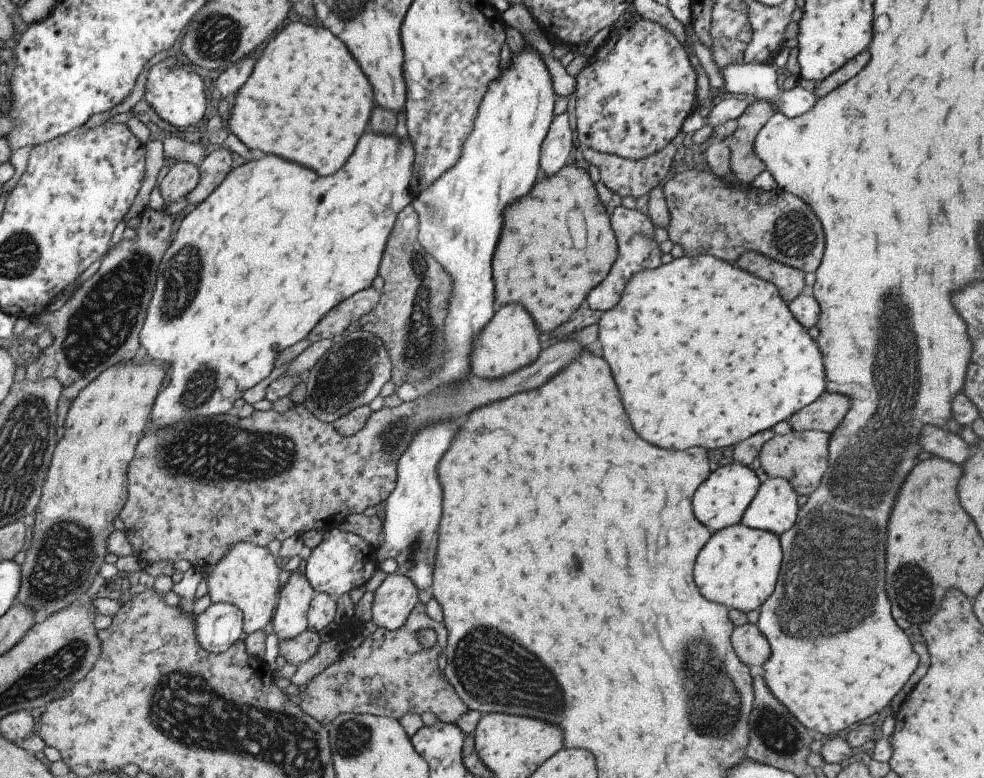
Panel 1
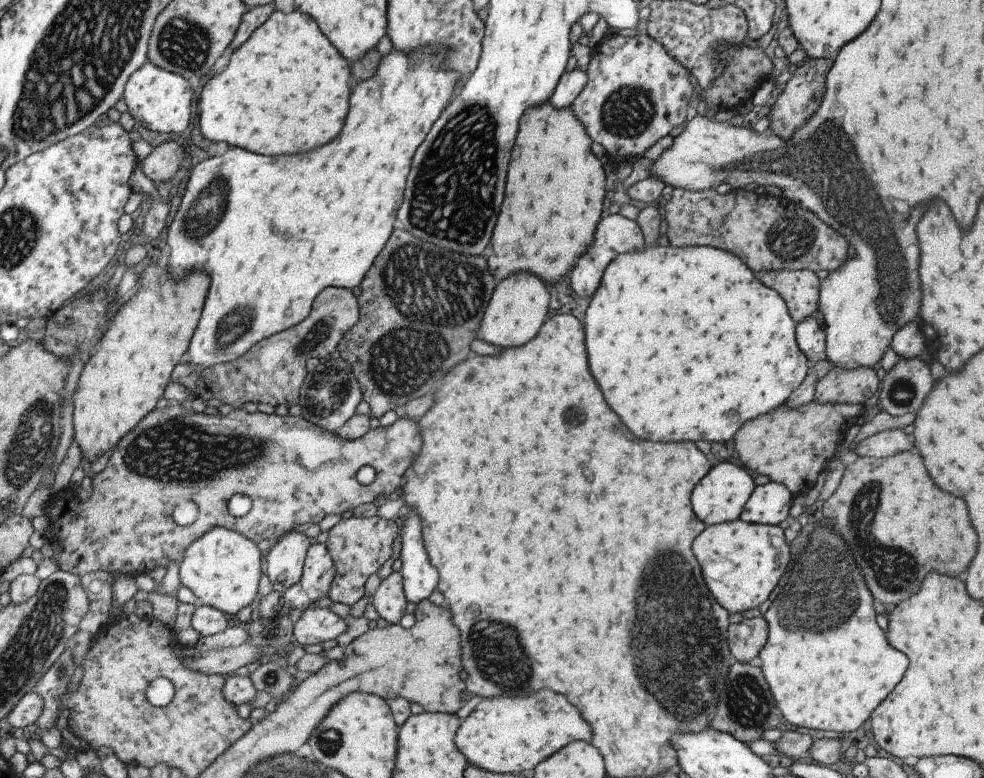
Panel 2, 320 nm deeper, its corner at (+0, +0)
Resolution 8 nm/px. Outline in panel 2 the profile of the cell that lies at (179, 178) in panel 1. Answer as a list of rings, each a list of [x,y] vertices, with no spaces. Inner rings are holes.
[[[165,141],[157,145],[141,161],[144,177],[150,183],[169,180],[175,174],[175,170],[179,168],[181,158],[183,158],[183,150],[176,141]]]

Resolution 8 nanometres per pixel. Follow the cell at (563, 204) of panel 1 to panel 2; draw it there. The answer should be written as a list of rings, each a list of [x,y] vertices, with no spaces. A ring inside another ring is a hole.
[[[548,100],[543,101],[538,107],[526,108],[518,126],[507,166],[505,196],[491,236],[491,256],[487,256],[487,268],[495,280],[519,270],[533,272],[541,278],[559,278],[593,242],[593,230],[603,208],[601,200],[605,194],[605,174],[599,160],[589,150],[591,140],[570,105],[556,109]]]

